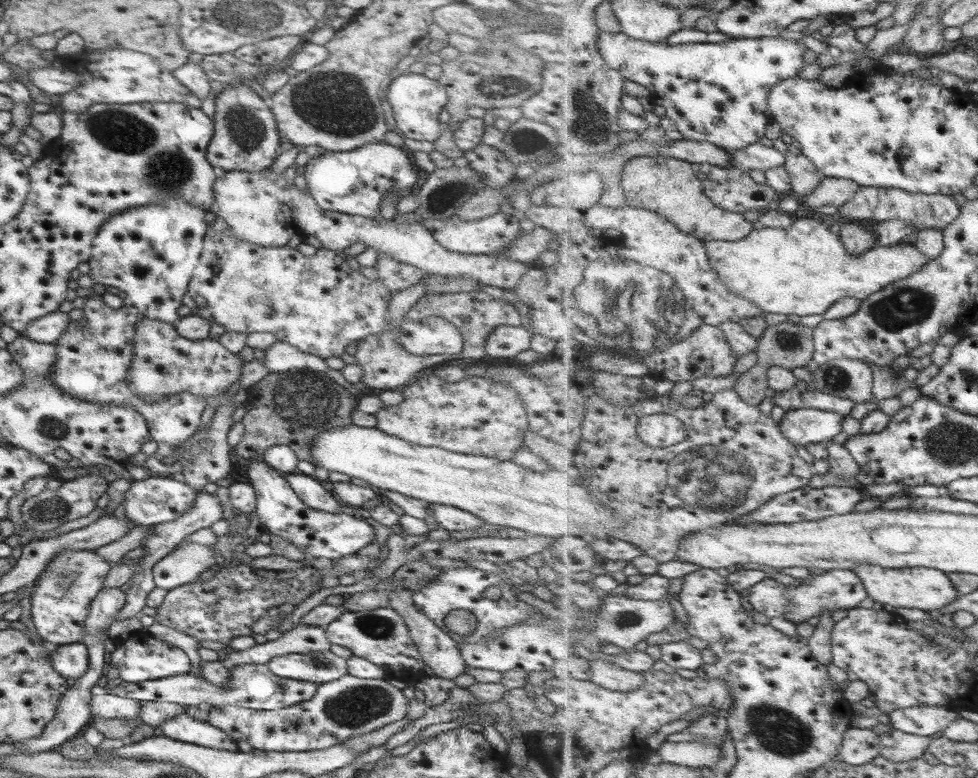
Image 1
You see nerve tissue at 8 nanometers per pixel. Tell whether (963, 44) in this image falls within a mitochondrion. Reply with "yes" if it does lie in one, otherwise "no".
no

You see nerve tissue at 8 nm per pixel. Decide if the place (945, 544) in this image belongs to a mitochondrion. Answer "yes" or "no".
no

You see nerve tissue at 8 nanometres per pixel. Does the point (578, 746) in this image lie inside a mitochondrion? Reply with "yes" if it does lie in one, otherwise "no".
no

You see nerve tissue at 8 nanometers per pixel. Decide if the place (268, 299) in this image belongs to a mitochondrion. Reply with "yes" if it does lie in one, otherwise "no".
yes

